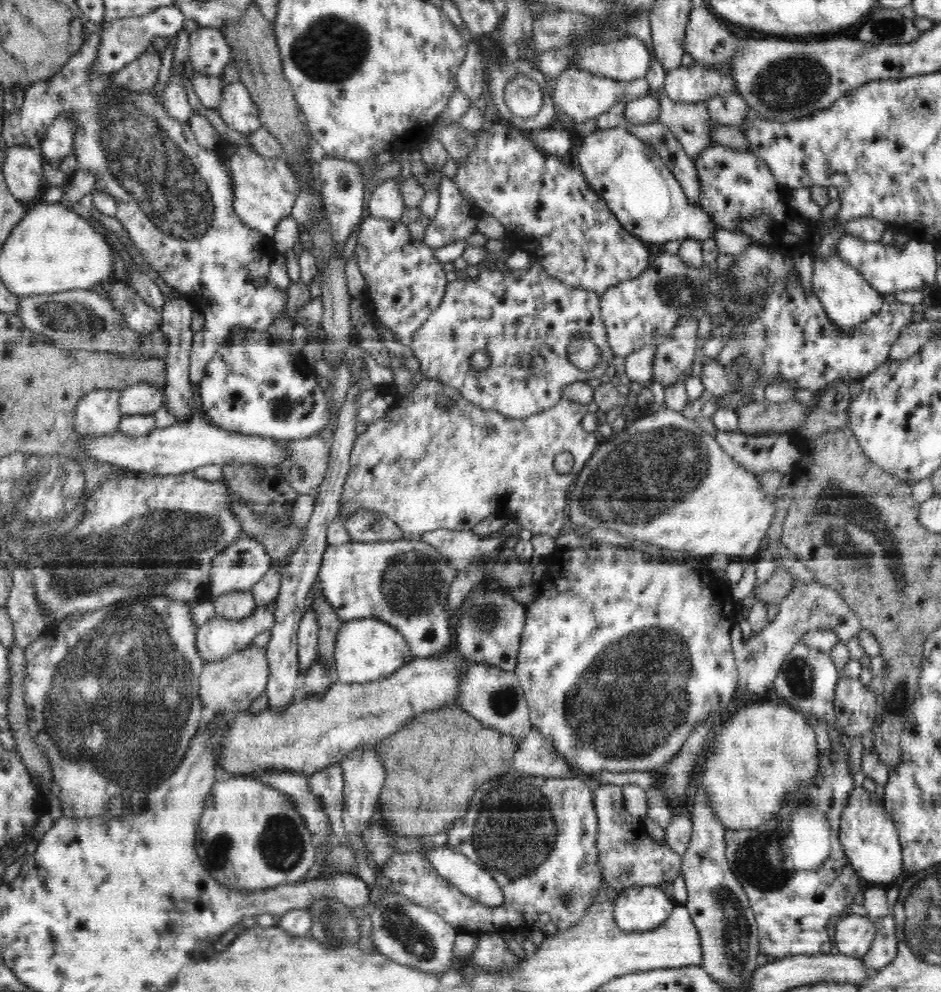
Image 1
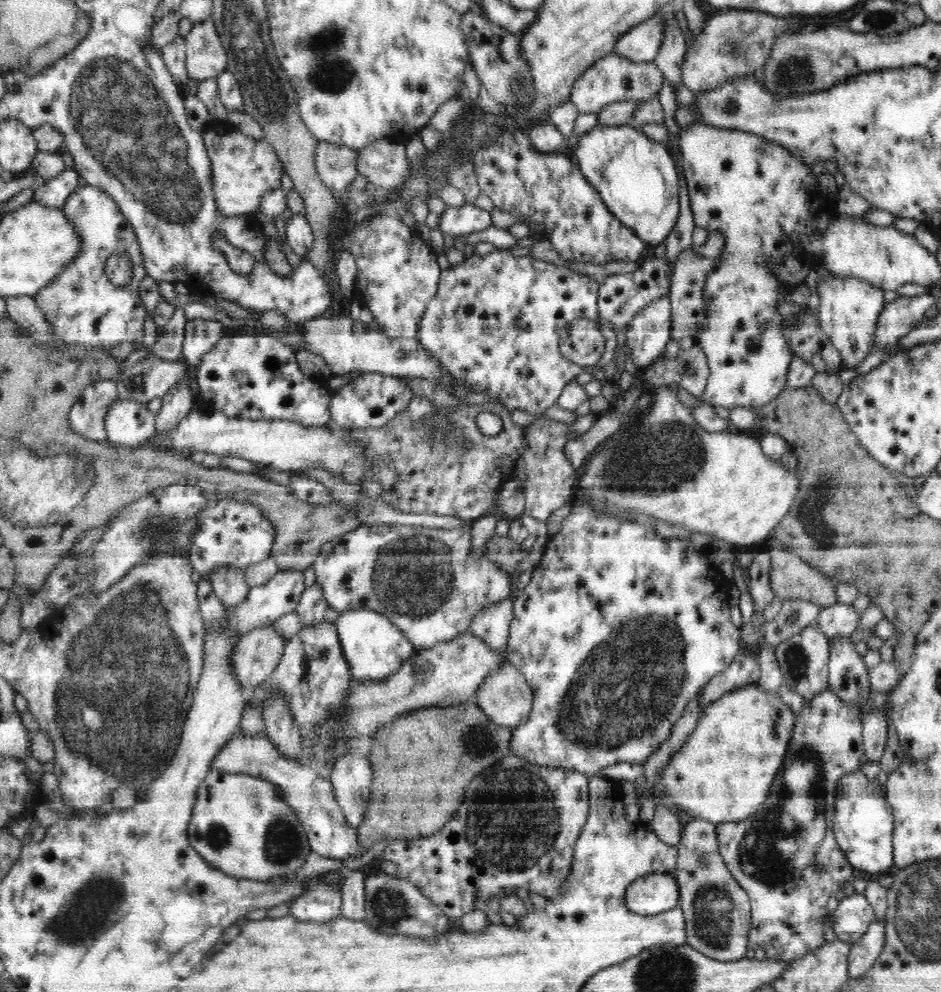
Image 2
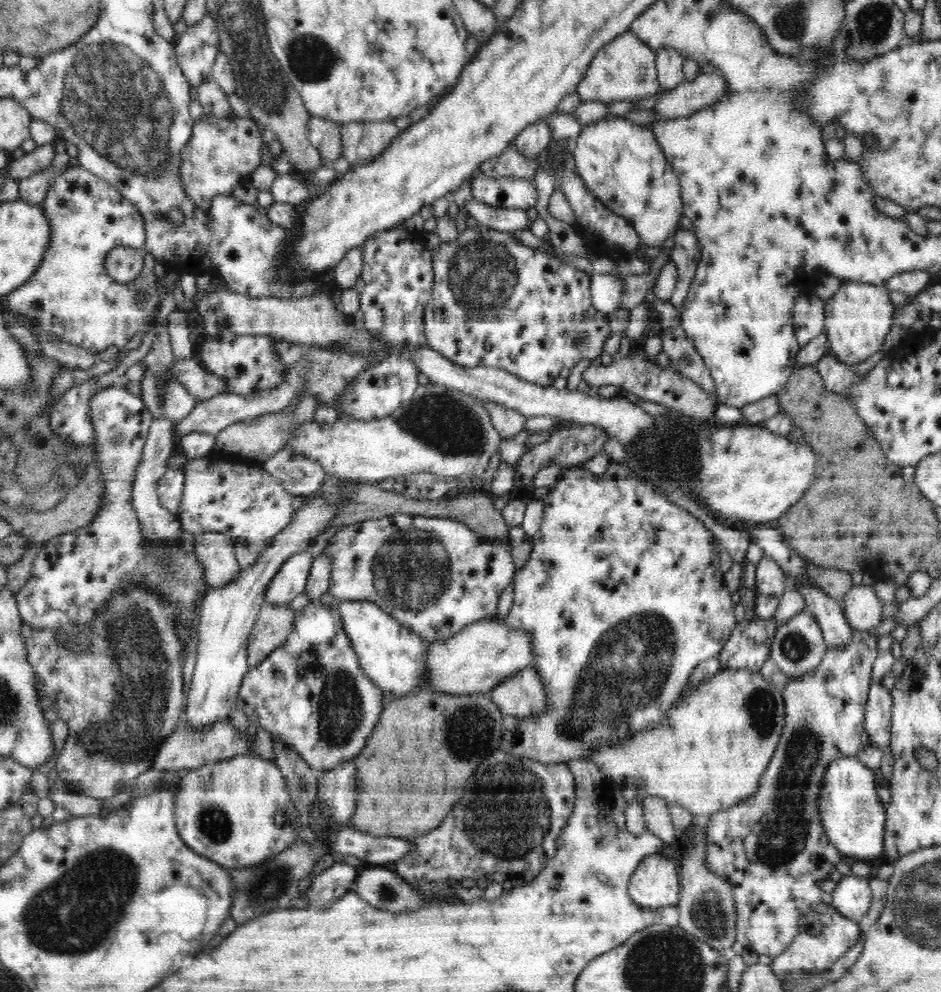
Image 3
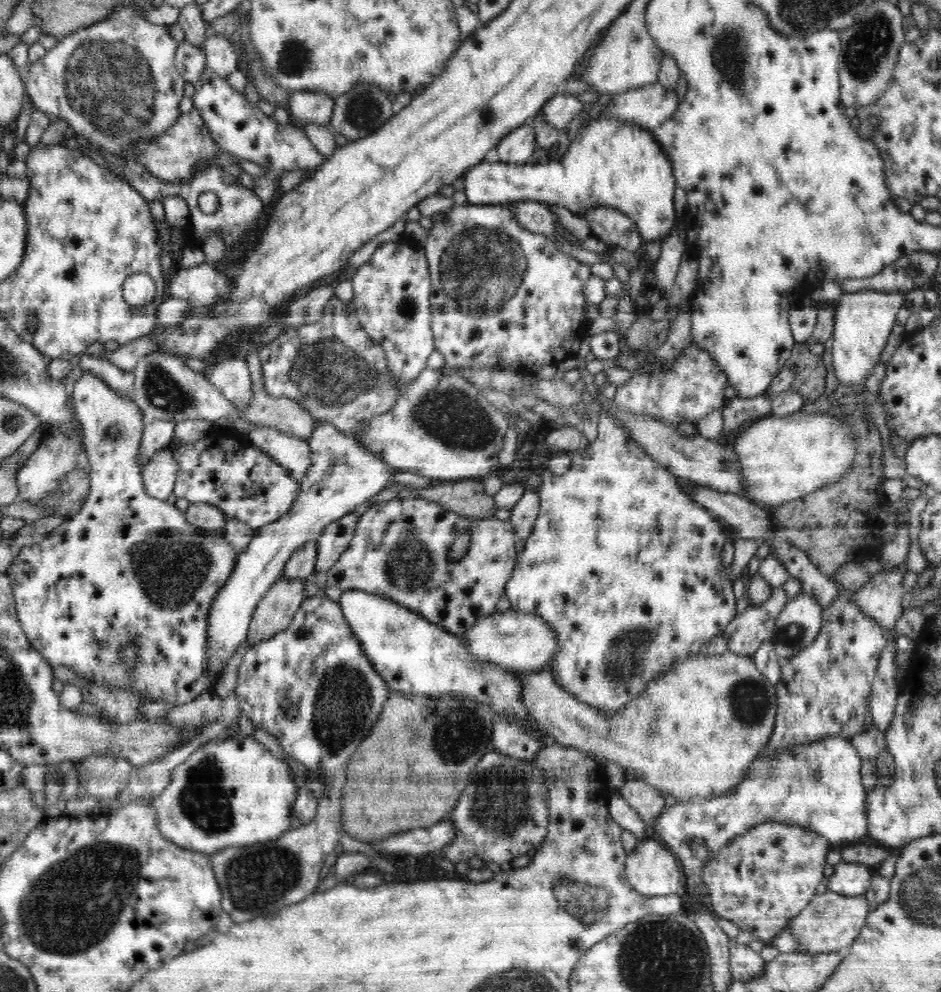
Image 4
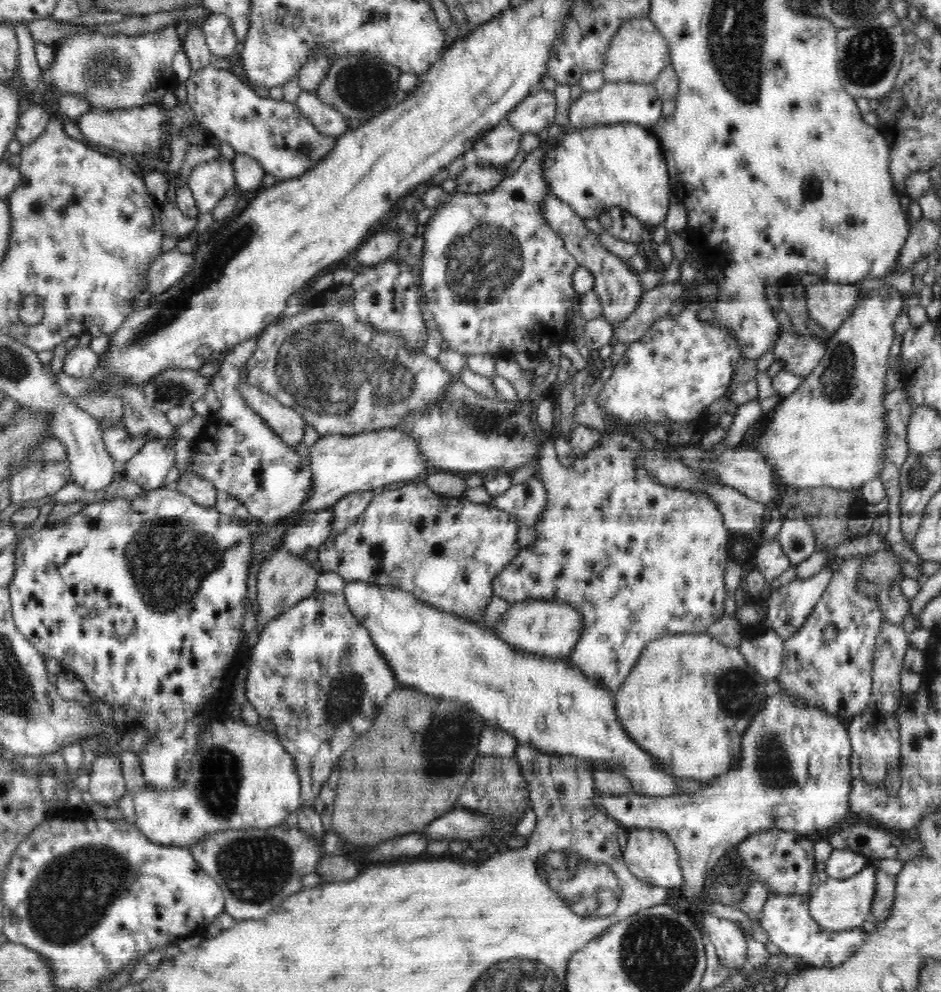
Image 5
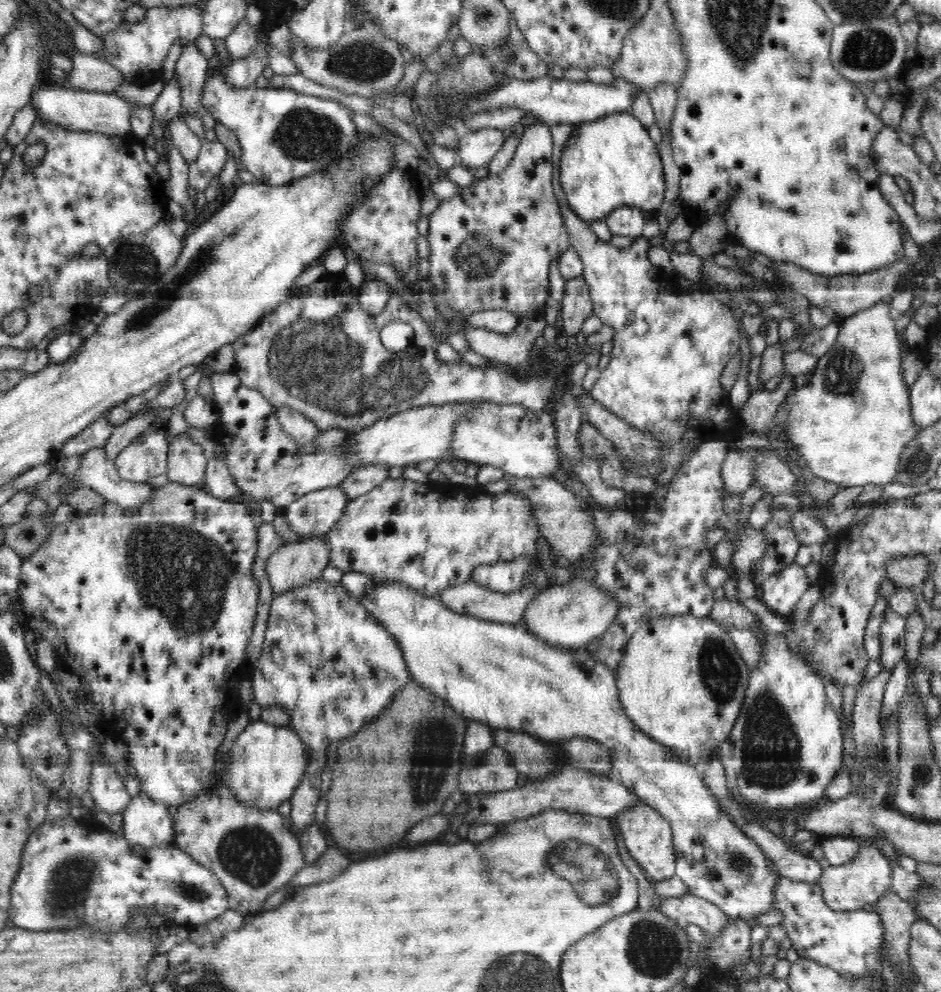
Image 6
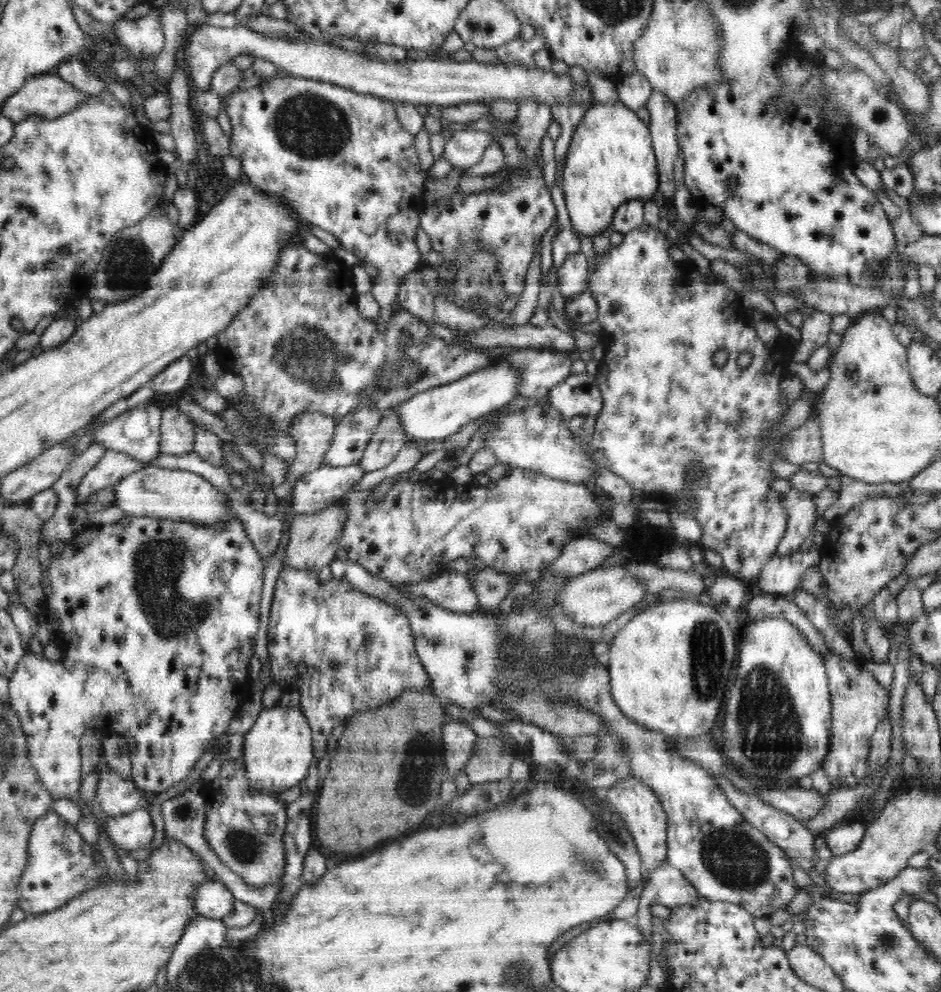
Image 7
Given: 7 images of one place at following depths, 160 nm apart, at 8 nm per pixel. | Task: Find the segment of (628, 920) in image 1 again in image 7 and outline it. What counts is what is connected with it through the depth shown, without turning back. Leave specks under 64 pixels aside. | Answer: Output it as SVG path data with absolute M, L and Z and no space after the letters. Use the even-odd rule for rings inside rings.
M628 776L616 781L607 788L607 802L612 803L616 814L624 820L624 827L628 827L630 835L634 839L636 850L640 854L642 873L644 875L656 870L668 856L667 845L667 814L664 811L660 799L656 793L648 788L648 785L638 777Z

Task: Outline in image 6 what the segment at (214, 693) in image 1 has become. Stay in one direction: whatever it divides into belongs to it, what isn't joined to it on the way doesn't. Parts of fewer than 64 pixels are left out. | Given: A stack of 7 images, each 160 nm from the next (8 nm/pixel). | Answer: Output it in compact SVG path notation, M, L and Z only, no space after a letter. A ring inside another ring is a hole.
M314 535L282 545L266 562L265 570L274 595L279 595L320 579L329 562L326 537Z

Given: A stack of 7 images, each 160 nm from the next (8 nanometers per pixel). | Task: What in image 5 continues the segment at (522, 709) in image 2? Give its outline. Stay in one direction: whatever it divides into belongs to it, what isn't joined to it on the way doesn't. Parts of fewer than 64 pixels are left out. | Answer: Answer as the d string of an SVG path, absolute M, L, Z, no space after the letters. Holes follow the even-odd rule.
M707 632L664 635L643 650L640 660L616 690L616 715L624 731L674 778L713 784L718 775L730 770L732 759L739 756L743 732L763 705L765 696L779 693L778 682L761 678L739 652L739 647L726 646Z

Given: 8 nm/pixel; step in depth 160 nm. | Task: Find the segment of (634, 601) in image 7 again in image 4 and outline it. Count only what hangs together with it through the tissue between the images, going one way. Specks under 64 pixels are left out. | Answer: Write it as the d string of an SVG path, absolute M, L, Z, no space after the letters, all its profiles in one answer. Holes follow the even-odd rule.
M512 608L476 620L476 624L465 632L462 639L477 660L514 673L546 669L557 654L558 635L554 627L550 627L550 623L546 623L541 616Z

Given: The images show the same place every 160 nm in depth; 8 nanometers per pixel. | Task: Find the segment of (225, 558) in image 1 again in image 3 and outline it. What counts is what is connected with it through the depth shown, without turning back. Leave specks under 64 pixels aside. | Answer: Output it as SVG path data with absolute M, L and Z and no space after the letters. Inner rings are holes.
M189 458L181 477L178 519L182 529L195 537L206 531L224 533L236 543L262 552L272 538L293 520L292 496L258 462Z

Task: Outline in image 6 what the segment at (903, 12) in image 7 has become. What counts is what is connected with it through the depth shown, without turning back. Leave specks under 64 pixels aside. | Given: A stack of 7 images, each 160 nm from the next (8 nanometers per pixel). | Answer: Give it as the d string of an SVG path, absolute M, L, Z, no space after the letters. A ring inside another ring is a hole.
M895 15L872 19L867 23L838 21L834 24L830 60L834 68L851 83L870 84L888 80L899 75L899 69L907 62L904 36L901 24Z

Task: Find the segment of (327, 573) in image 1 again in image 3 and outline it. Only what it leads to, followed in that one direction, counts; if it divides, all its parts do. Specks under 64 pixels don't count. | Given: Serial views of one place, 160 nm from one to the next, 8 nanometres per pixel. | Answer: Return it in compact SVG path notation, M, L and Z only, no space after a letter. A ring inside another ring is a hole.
M396 514L378 520L364 520L364 522L350 524L350 526L342 527L339 531L336 531L324 549L332 557L332 572L328 591L334 598L341 601L356 600L374 603L384 610L384 612L394 617L400 624L403 624L404 627L412 629L417 635L420 635L420 637L431 643L448 640L448 638L458 634L460 630L469 624L481 621L482 619L490 619L497 612L500 595L504 592L505 588L510 586L516 572L514 563L512 563L512 556L510 555L511 545L508 542L489 541L486 537L474 532L467 525L448 518Z

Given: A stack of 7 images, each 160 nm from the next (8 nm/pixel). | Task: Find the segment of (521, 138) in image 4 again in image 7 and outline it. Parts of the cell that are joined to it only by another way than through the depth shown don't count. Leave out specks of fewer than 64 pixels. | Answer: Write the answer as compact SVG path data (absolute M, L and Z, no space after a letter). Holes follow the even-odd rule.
M471 128L452 135L453 137L445 139L442 156L454 167L463 169L476 164L482 158L486 147L495 140L488 132Z

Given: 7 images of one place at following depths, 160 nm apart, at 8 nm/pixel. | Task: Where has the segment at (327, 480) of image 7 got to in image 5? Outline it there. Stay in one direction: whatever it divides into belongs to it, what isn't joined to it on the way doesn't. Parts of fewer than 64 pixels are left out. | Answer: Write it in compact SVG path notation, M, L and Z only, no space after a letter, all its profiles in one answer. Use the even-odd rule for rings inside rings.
M322 508L320 512L296 518L296 526L291 526L283 536L284 547L290 553L305 558L308 550L316 550L329 539L333 519L333 508Z

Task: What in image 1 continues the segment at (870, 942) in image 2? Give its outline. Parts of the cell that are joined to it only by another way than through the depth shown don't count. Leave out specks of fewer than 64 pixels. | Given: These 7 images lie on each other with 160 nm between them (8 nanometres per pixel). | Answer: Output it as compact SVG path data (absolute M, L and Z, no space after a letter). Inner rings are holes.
M894 914L884 918L876 918L873 924L876 928L876 936L874 936L874 940L870 945L871 949L860 958L870 972L887 967L897 955L897 933Z

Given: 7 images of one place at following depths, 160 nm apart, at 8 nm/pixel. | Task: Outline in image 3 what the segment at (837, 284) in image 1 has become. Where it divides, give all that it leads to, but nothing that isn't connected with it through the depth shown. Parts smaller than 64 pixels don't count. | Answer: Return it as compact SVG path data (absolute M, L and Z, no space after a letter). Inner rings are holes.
M844 281L832 298L826 300L825 333L828 353L849 366L860 364L882 349L884 338L892 328L895 306L883 285Z

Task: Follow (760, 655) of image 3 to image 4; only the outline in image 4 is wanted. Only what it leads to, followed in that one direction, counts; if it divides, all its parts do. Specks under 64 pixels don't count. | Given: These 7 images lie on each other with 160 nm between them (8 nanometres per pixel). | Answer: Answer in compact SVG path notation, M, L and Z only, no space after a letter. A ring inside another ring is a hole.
M779 586L761 605L749 604L743 613L734 616L723 632L728 639L728 652L753 659L760 644L769 642L776 618L787 600L784 587Z

